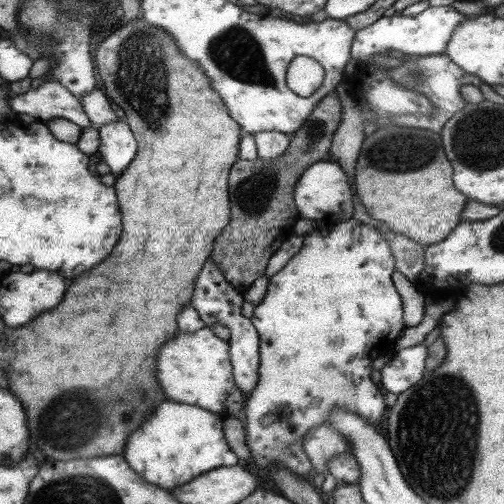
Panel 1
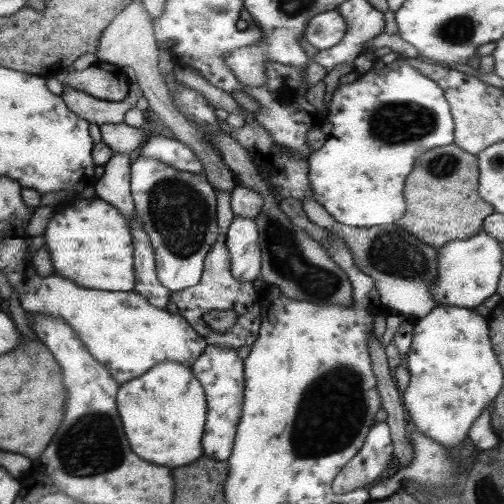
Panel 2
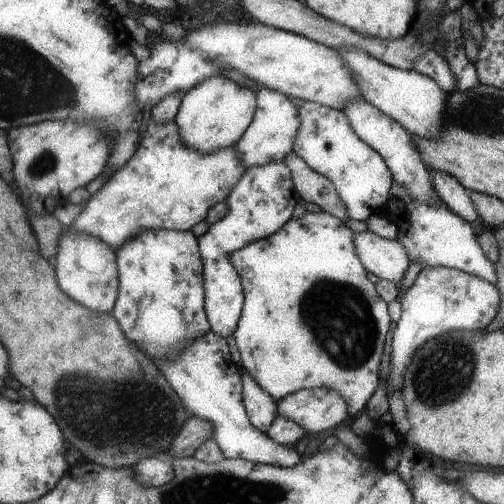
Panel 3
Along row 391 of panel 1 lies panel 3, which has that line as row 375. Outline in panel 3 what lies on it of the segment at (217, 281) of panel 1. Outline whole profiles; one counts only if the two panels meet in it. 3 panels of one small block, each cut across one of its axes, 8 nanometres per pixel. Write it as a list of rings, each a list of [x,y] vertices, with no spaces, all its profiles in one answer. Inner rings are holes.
[[[241,372],[241,382],[243,382],[241,394],[249,422],[261,432],[265,432],[277,418],[277,406],[275,406],[277,402],[257,384],[257,380],[249,372]]]

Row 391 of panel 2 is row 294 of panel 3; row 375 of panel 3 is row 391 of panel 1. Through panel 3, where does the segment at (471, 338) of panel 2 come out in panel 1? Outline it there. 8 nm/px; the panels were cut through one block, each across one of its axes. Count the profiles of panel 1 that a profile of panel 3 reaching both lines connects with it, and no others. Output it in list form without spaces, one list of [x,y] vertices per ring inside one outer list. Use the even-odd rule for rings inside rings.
[[[417,344],[411,348],[403,348],[391,356],[391,360],[379,370],[377,380],[391,394],[401,394],[411,388],[425,374],[427,346]]]

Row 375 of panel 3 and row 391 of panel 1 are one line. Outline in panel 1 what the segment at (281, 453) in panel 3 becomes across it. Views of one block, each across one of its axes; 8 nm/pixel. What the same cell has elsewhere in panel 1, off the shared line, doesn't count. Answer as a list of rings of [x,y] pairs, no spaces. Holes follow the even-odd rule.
[[[201,328],[195,332],[181,332],[173,340],[167,340],[157,352],[157,382],[167,396],[181,404],[199,406],[211,414],[233,416],[241,402],[245,400],[241,390],[233,380],[233,364],[229,360],[229,344],[213,336],[211,328]]]

